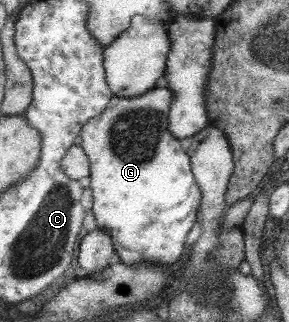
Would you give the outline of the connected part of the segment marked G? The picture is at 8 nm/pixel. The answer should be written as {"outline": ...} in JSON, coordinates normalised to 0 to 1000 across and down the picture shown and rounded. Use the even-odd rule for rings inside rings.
{"outline":[[[547,264],[529,276],[491,289],[464,304],[415,304],[391,298],[377,326],[353,345],[339,363],[311,370],[294,391],[284,394],[273,425],[280,425],[284,466],[294,472],[301,494],[311,503],[311,540],[308,556],[308,624],[311,655],[329,680],[332,705],[343,717],[377,730],[391,755],[394,783],[412,798],[415,814],[436,823],[478,823],[478,817],[536,817],[550,826],[588,823],[599,811],[612,811],[612,798],[633,786],[633,761],[640,761],[640,730],[647,717],[661,711],[661,699],[675,693],[675,668],[682,661],[682,643],[696,627],[696,587],[675,568],[668,531],[657,519],[657,484],[640,481],[644,469],[633,469],[619,457],[619,438],[606,432],[606,444],[564,444],[585,432],[578,342],[585,339],[585,311],[592,307],[592,286],[578,273],[550,270]],[[495,705],[536,705],[536,717],[522,711],[516,724],[495,711]]]}

